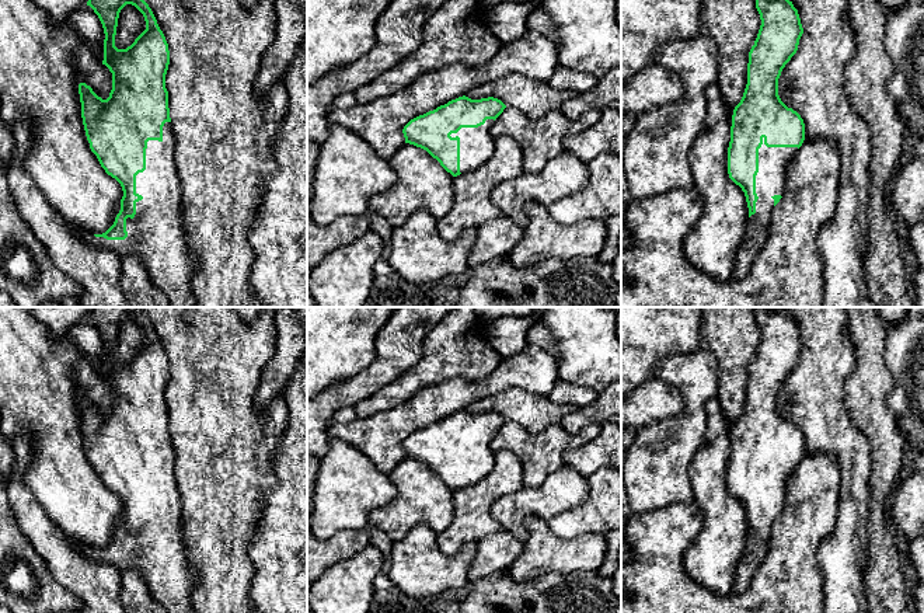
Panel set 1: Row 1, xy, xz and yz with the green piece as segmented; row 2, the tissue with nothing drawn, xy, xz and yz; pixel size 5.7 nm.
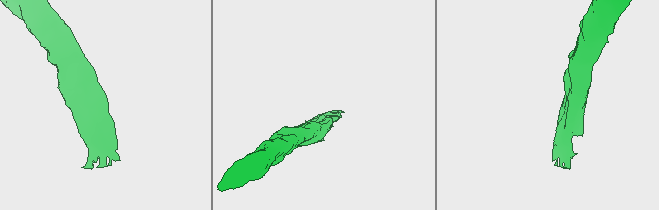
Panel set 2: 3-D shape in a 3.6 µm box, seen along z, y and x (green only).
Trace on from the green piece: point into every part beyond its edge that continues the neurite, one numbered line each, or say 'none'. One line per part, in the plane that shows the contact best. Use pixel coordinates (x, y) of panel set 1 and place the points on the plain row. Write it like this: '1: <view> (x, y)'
1: xy (156, 550)

